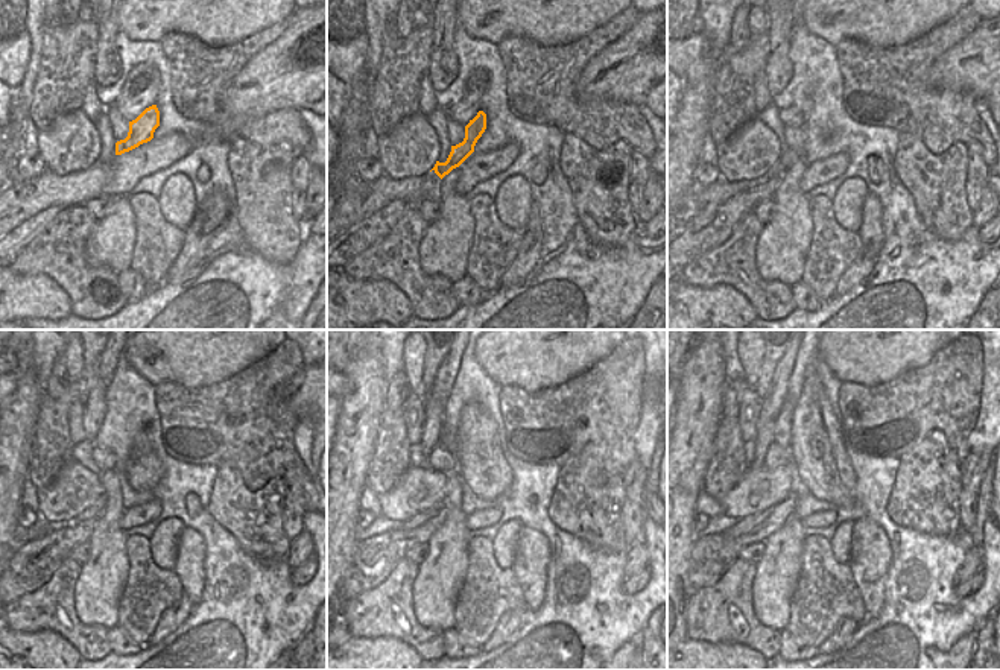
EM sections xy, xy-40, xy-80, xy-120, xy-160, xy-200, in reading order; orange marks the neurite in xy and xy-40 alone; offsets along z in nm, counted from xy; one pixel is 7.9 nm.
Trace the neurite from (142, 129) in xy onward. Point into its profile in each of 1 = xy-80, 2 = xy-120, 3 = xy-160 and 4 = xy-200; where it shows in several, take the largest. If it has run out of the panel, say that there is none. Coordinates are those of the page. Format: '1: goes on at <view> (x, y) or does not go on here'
1: goes on at xy-80 (783, 164)
2: goes on at xy-120 (93, 511)
3: goes on at xy-160 (430, 512)
4: goes on at xy-200 (746, 524)

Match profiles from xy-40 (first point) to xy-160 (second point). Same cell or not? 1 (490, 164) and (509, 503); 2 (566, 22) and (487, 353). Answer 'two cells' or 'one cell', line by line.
1: two cells
2: one cell

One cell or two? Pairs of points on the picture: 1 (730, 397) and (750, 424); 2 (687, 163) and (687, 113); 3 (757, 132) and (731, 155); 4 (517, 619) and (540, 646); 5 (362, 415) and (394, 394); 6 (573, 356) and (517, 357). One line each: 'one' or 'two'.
1: two
2: one
3: one
4: two
5: two
6: one

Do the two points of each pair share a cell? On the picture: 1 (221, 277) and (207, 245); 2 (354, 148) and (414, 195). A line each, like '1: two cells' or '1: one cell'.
1: two cells
2: two cells

